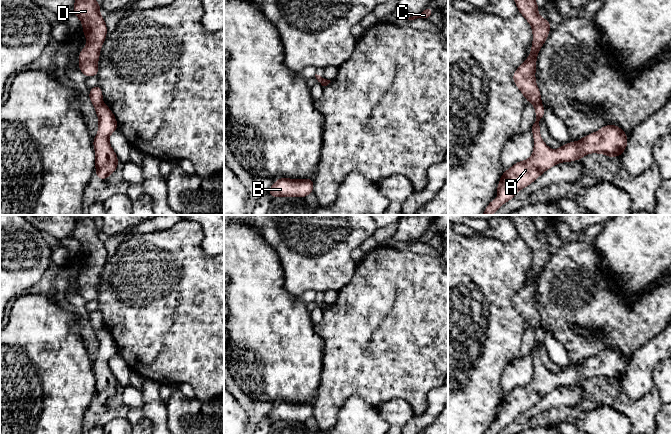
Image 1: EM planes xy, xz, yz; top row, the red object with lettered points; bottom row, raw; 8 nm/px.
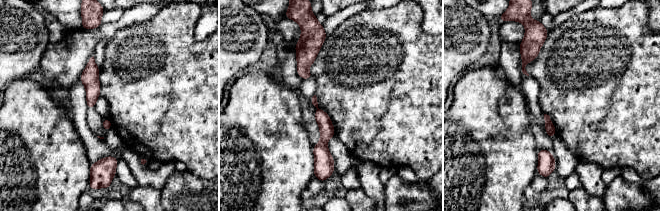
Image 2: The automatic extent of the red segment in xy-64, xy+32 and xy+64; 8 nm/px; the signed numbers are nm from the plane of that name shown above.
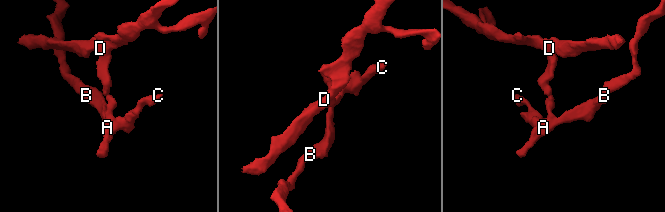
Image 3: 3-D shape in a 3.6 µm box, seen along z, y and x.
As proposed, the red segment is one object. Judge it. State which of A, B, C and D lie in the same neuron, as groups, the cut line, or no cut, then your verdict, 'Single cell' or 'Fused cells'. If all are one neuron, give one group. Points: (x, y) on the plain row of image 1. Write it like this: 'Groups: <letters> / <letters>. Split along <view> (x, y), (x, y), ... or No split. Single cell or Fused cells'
Groups: A B C / D. Split along xy (101, 327), (95, 331). Fused cells

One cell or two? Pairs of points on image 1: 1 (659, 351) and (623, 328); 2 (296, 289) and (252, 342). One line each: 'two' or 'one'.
1: two
2: two

